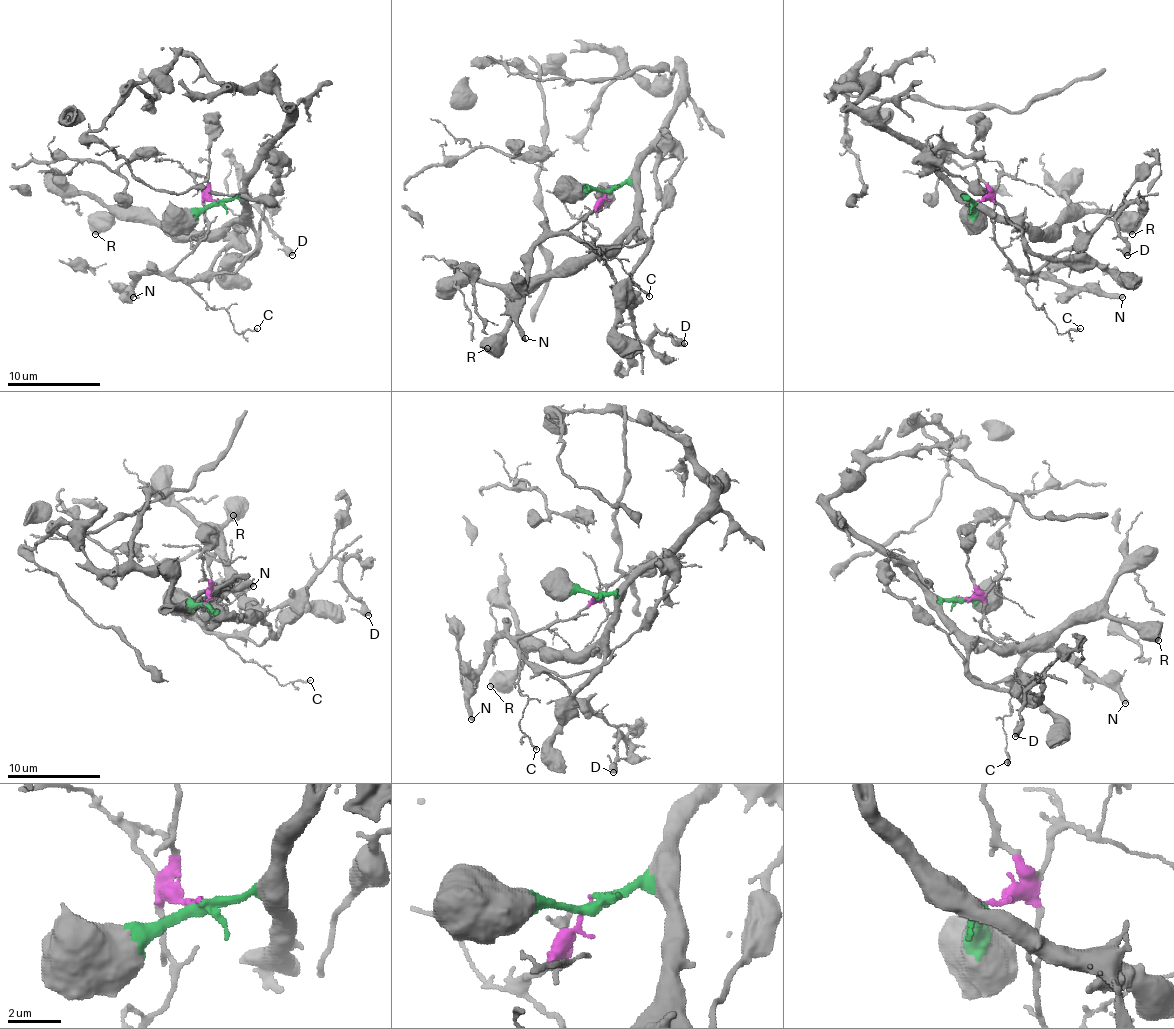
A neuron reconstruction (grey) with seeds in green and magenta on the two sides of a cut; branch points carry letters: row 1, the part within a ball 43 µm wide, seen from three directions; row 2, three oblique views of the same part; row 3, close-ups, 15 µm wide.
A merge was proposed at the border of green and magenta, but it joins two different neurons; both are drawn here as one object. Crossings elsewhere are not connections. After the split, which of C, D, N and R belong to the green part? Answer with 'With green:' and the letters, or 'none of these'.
With green: R

